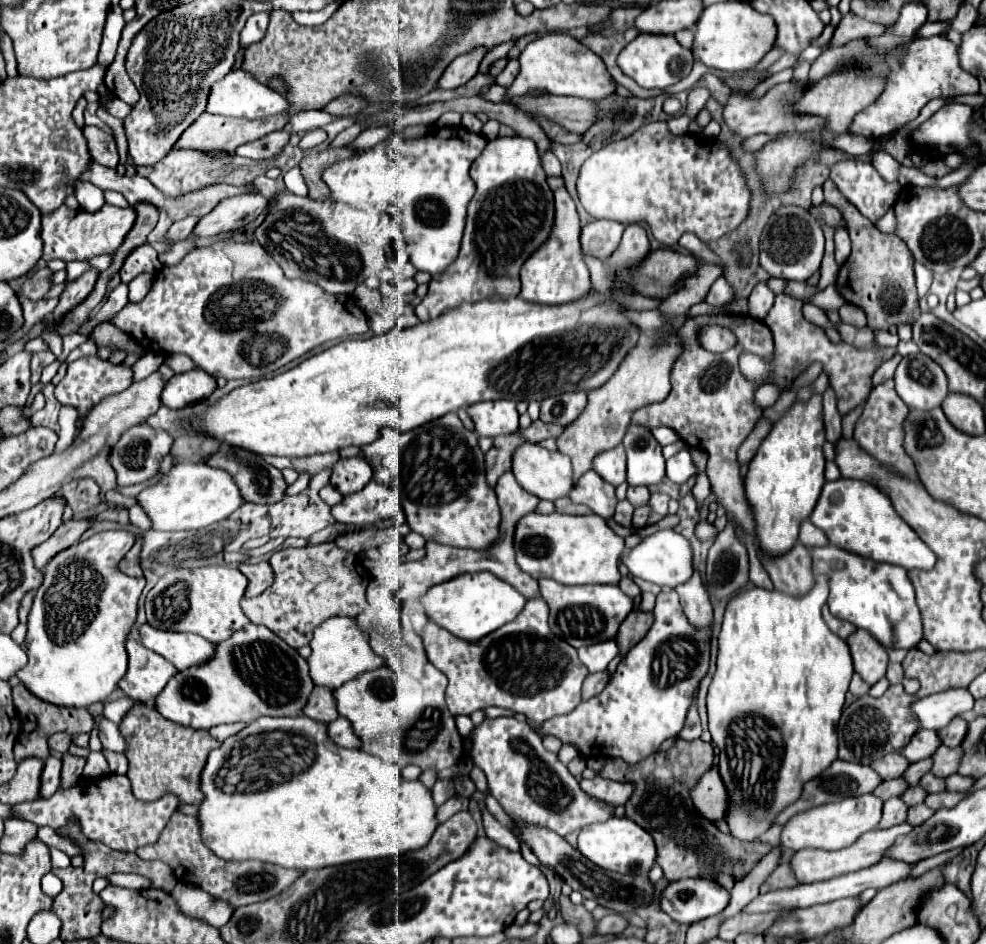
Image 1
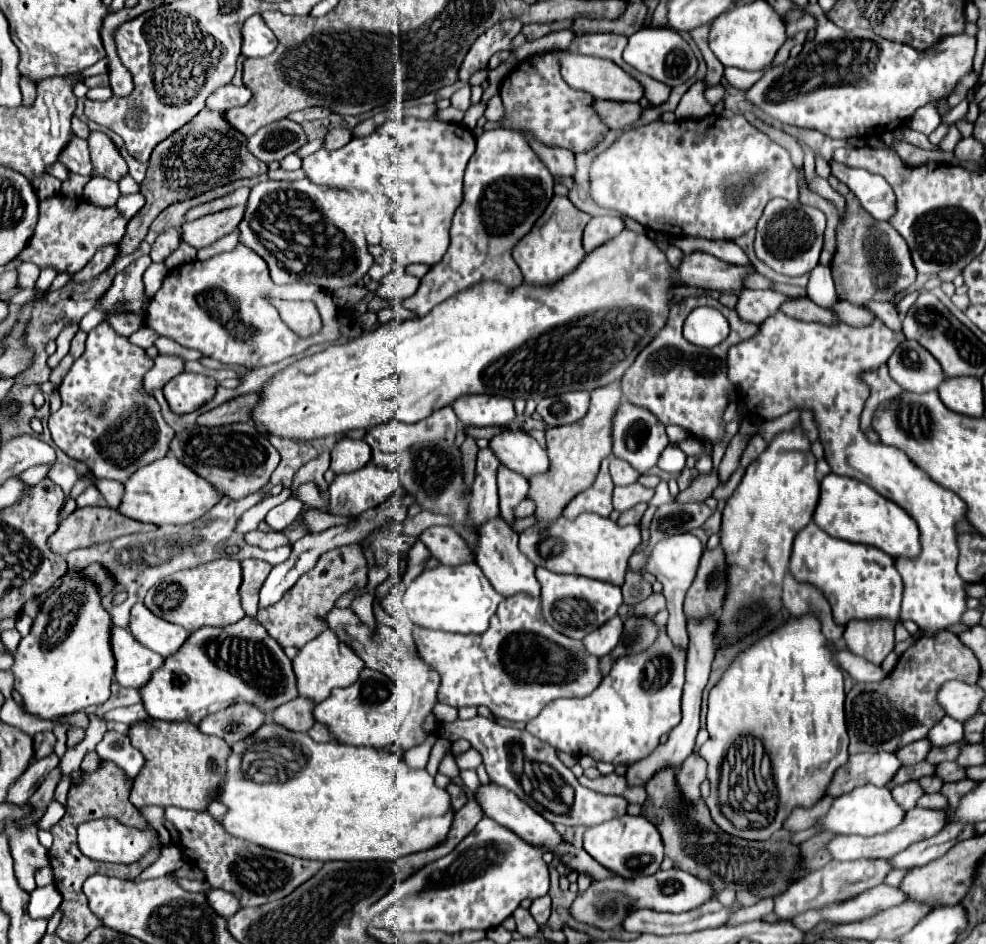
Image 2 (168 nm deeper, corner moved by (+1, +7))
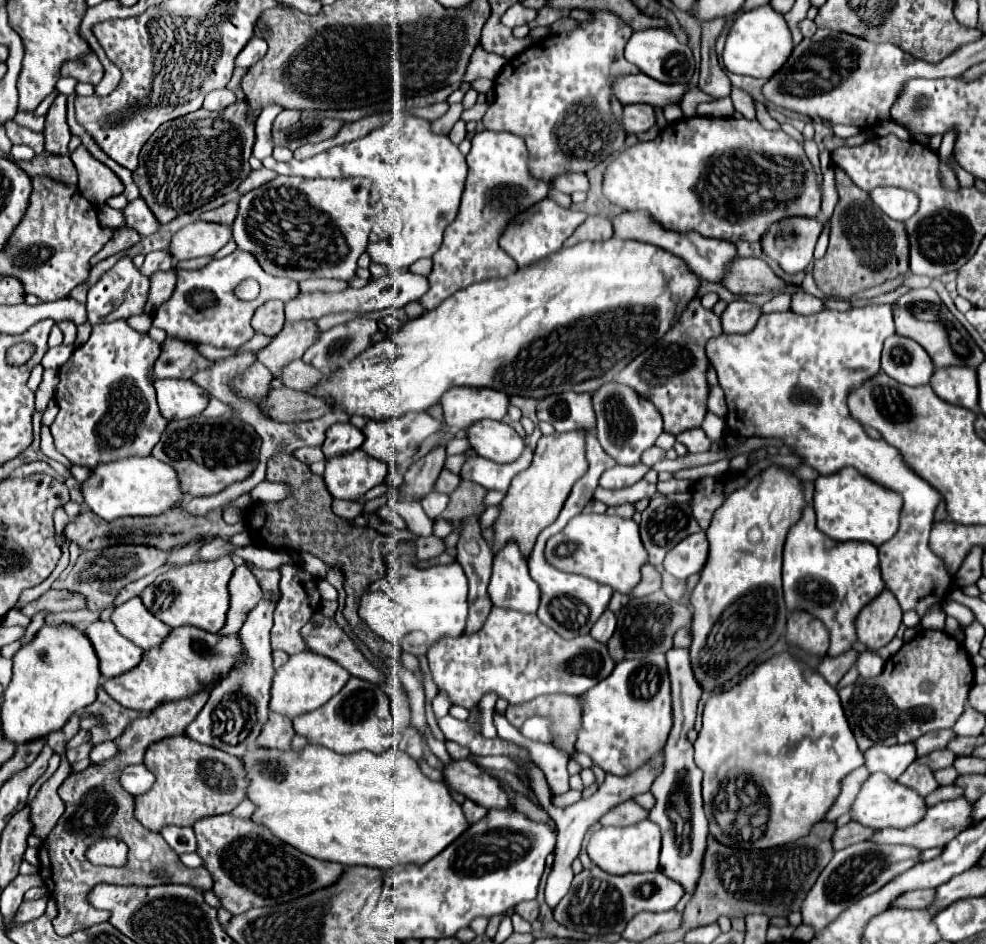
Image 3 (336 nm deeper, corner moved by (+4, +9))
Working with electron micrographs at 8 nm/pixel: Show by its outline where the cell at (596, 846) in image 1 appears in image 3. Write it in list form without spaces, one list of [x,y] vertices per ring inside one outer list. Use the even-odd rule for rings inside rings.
[[[645,819],[631,827],[597,827],[589,835],[587,855],[591,861],[613,875],[627,873],[645,873],[659,869],[659,851],[661,851],[661,833],[653,821]]]

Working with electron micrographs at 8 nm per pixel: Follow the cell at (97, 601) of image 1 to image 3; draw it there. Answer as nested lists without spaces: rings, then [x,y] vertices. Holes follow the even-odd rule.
[[[69,623],[43,625],[33,641],[23,645],[13,657],[13,679],[1,705],[5,737],[19,745],[61,729],[73,713],[97,699],[99,677],[97,653],[83,629]]]

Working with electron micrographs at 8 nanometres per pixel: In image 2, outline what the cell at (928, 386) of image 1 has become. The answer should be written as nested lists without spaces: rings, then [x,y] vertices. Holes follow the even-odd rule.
[[[916,341],[900,343],[886,365],[890,377],[904,391],[926,393],[938,389],[938,385],[944,381],[940,363]]]

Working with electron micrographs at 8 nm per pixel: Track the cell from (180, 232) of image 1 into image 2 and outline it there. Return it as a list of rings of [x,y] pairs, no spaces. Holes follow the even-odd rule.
[[[168,229],[162,235],[158,235],[158,239],[156,239],[156,243],[152,245],[152,251],[150,251],[152,263],[164,263],[164,259],[172,251],[176,251],[178,245],[180,245],[180,231],[178,229]]]

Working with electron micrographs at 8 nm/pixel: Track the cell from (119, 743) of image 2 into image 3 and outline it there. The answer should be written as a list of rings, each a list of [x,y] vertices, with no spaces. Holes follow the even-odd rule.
[[[127,765],[121,775],[121,785],[131,795],[141,795],[151,789],[155,783],[155,775],[145,769],[145,765]]]

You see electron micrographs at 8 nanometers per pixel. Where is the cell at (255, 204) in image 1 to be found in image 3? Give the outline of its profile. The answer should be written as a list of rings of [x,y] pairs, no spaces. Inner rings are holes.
[[[195,221],[179,229],[171,241],[171,253],[177,261],[213,255],[233,237],[231,225]]]

